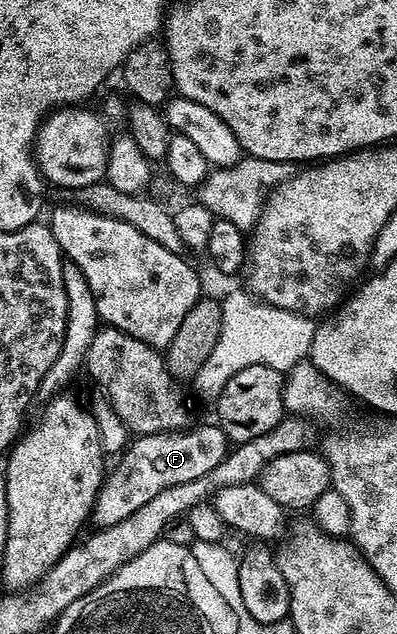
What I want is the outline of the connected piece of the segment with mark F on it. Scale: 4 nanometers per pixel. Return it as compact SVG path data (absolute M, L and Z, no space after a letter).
M218 424L213 426L200 426L197 430L194 428L183 429L179 432L159 432L156 435L146 435L135 437L131 444L124 450L119 457L118 466L105 477L105 482L100 490L99 498L96 500L96 506L93 509L92 520L98 524L97 527L106 529L118 522L125 521L135 510L150 502L156 494L162 490L169 489L170 486L181 485L182 482L194 481L195 478L202 477L210 470L218 466L230 451L230 439L228 434Z

